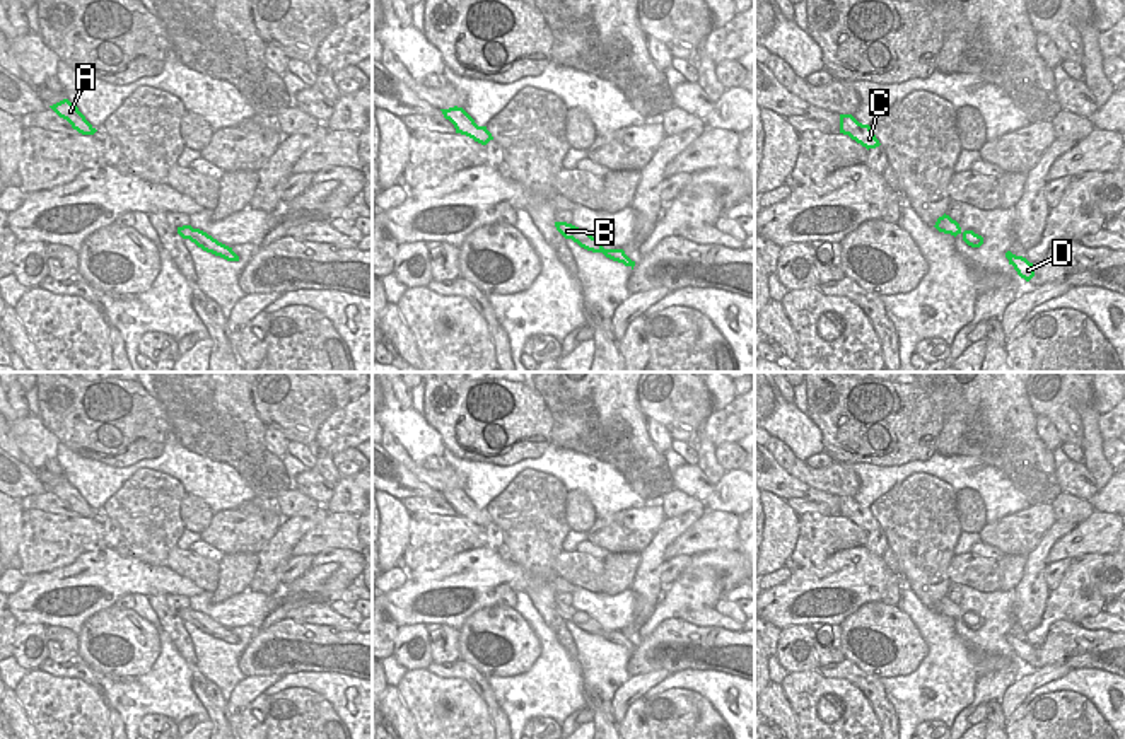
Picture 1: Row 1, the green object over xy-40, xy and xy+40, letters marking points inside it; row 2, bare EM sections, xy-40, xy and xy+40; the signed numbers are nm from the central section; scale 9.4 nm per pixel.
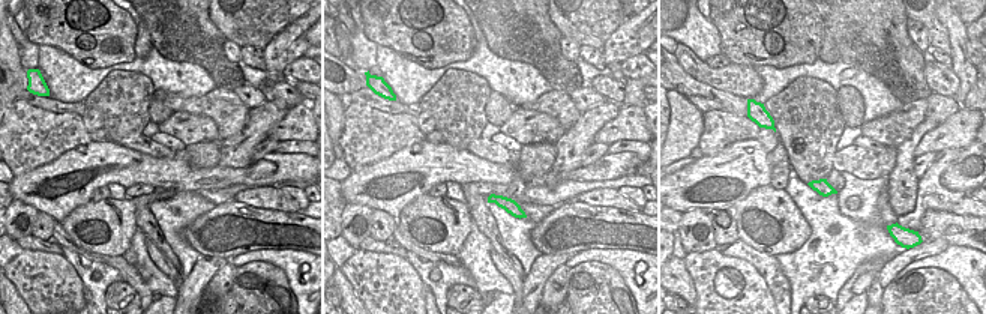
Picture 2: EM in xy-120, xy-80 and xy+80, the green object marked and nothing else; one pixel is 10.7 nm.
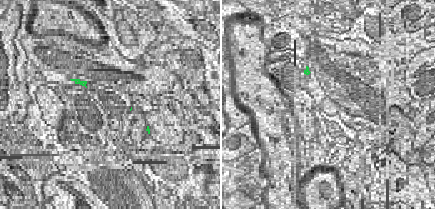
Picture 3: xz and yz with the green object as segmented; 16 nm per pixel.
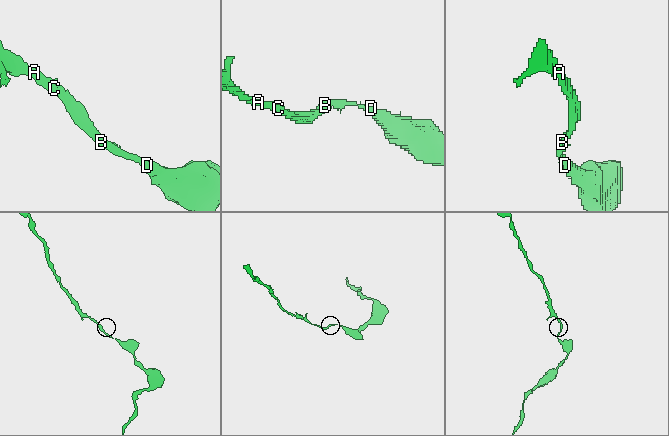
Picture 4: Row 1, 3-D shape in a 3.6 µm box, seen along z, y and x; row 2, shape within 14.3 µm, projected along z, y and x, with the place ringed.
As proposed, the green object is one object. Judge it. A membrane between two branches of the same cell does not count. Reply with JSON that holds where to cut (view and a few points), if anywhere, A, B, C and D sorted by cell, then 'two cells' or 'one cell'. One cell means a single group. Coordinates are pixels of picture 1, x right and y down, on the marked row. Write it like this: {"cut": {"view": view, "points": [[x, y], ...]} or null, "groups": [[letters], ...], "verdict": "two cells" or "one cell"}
{"cut": null, "groups": [["A", "B", "C", "D"]], "verdict": "one cell"}

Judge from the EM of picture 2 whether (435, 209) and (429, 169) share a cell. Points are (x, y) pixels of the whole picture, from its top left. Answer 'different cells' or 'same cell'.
different cells

